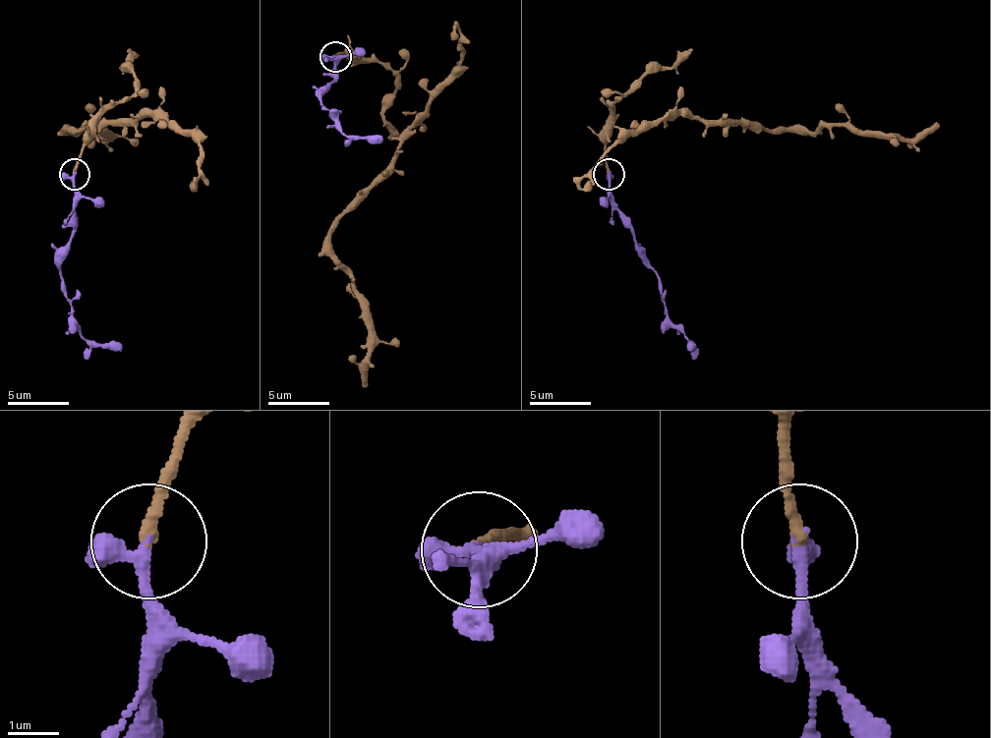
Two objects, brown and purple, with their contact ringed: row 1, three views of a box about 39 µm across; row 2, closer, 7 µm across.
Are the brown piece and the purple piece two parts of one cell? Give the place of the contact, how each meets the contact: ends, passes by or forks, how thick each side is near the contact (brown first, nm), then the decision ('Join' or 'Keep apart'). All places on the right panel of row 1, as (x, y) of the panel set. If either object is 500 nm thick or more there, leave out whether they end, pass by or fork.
Place: (609, 174). At the ring brown ends. At the ring purple passes by. Thickness 240 nm (brown) against 260 nm. Join

